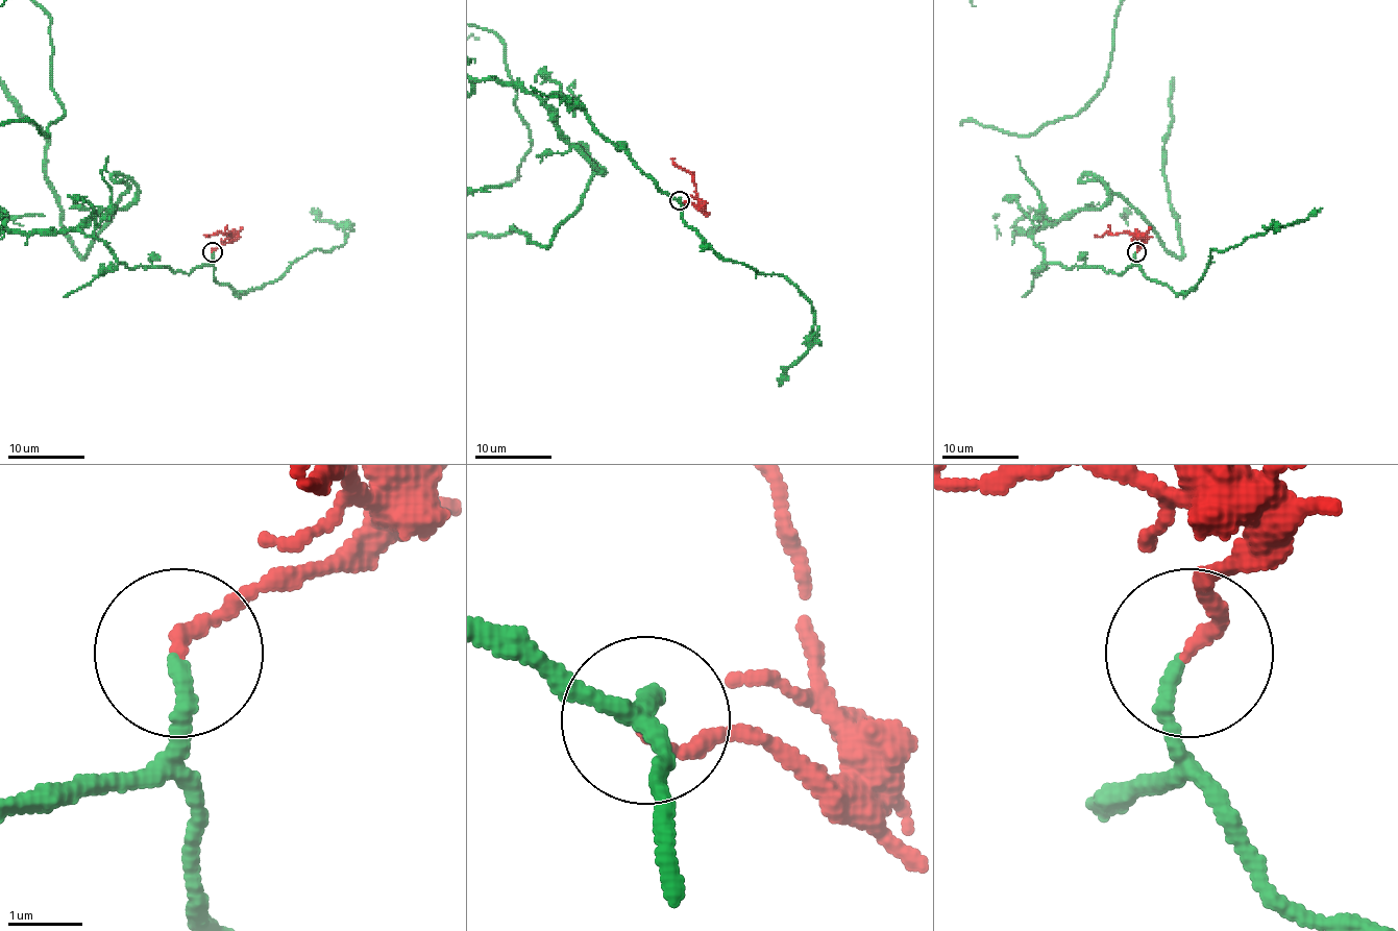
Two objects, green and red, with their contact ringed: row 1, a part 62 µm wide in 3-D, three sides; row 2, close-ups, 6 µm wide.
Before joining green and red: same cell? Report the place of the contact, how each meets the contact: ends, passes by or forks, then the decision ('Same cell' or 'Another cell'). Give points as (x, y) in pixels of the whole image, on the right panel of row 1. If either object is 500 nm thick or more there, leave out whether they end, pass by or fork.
Place: (1136, 251). At the ring green ends. At the ring red ends. Same cell

